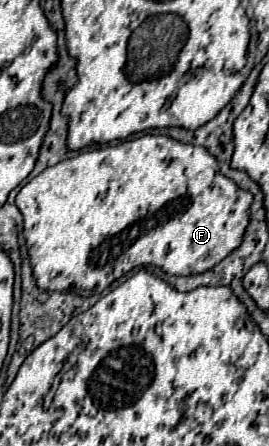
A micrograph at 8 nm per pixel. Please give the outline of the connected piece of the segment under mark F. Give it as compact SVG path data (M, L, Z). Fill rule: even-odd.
M144 135L144 137L138 137L138 141L132 139L132 141L114 145L114 147L84 151L72 159L64 159L52 167L46 167L38 177L28 181L16 195L16 205L26 219L24 237L26 237L30 263L32 263L34 279L36 279L38 287L46 289L46 291L70 291L70 293L78 293L82 297L102 293L114 279L126 275L128 271L132 271L138 265L158 265L160 269L164 269L170 275L196 275L196 273L212 269L222 257L226 257L226 253L230 253L230 249L238 247L238 241L242 241L242 233L248 225L250 203L252 203L252 195L248 191L240 189L234 181L230 181L228 177L224 177L220 173L220 167L218 167L218 161L214 155L210 155L204 147L186 145L186 143L180 143L166 135Z

